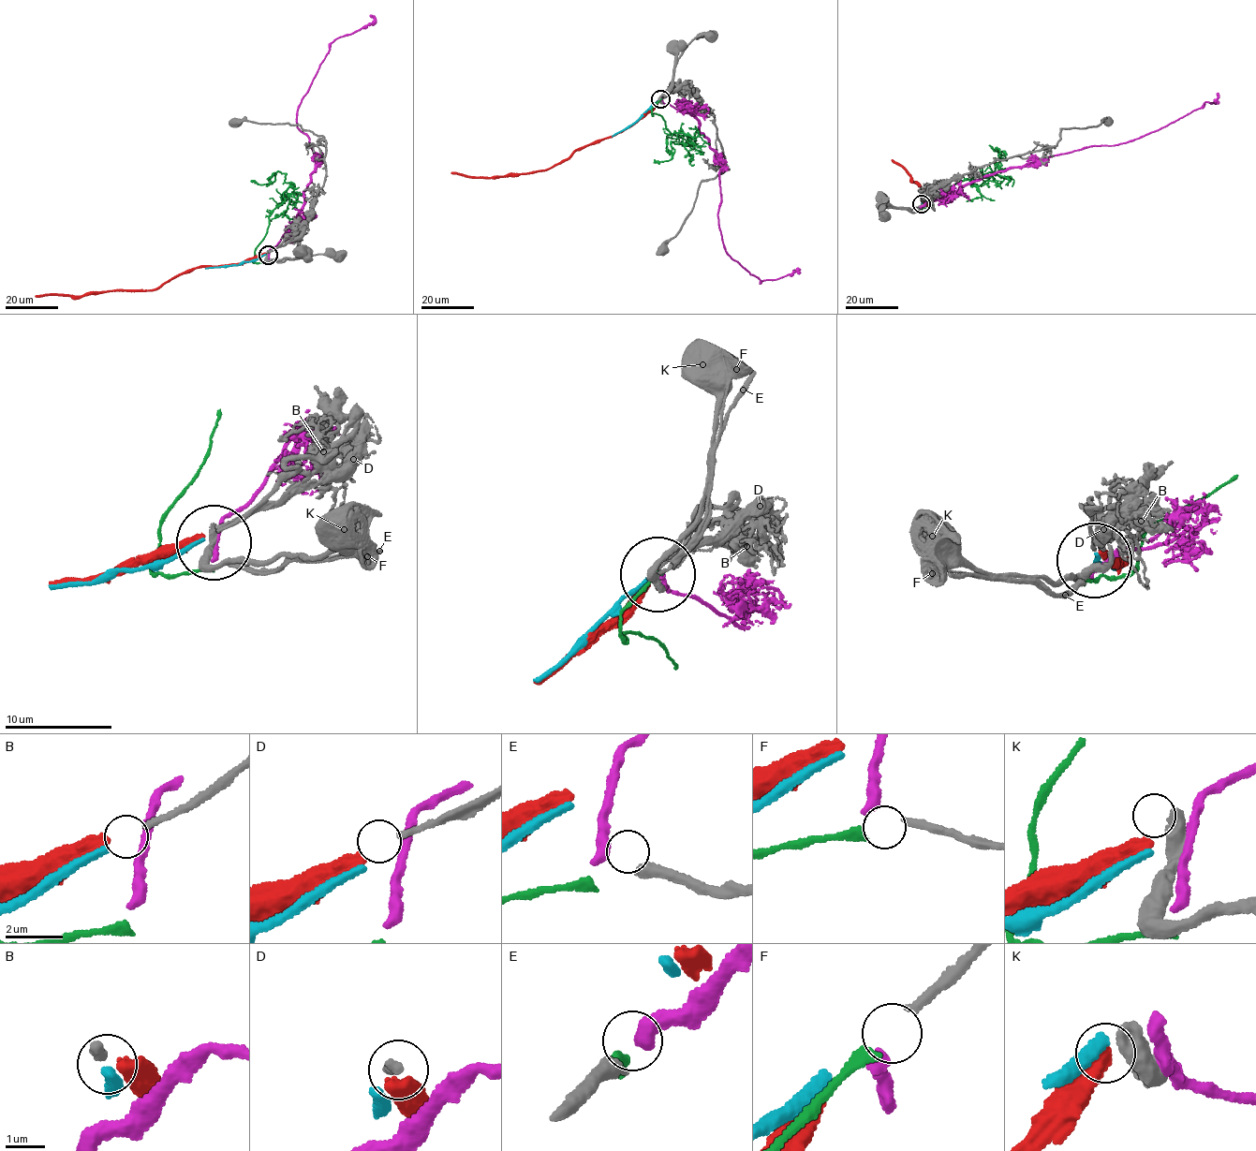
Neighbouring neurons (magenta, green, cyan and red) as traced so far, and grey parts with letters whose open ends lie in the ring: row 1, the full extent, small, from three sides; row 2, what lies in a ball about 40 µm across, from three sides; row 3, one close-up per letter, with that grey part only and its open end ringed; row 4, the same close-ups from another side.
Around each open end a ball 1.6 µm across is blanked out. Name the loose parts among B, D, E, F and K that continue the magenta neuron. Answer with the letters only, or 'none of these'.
E

